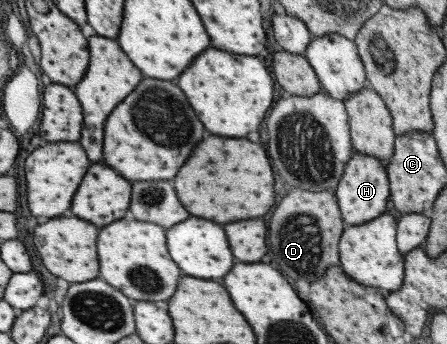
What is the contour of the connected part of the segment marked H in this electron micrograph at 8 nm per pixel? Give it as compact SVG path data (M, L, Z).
M354 151L344 164L344 171L337 181L334 197L344 225L360 225L386 211L389 200L387 173L382 161L376 157Z

